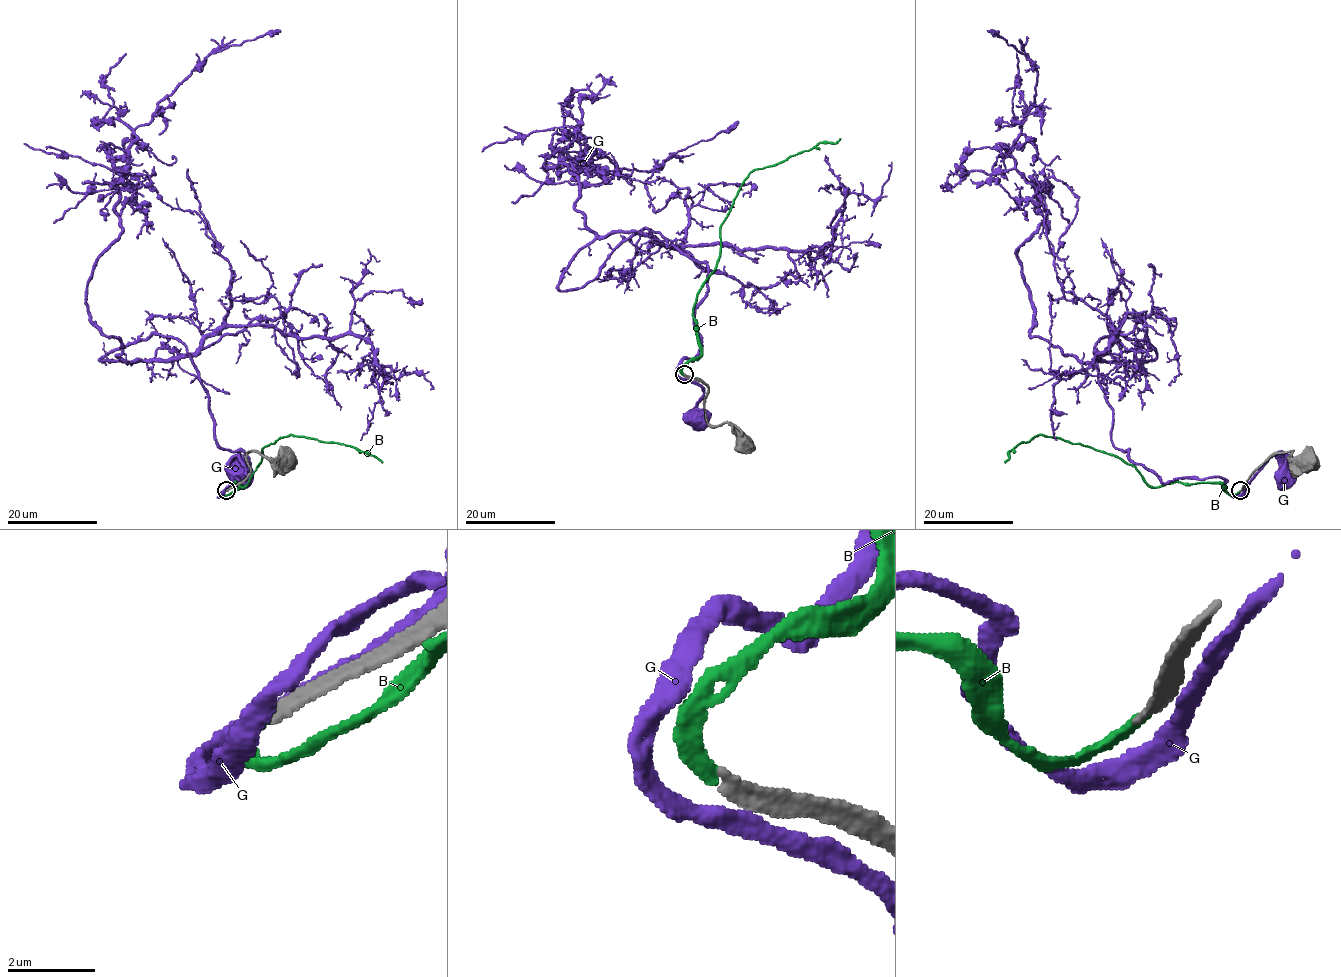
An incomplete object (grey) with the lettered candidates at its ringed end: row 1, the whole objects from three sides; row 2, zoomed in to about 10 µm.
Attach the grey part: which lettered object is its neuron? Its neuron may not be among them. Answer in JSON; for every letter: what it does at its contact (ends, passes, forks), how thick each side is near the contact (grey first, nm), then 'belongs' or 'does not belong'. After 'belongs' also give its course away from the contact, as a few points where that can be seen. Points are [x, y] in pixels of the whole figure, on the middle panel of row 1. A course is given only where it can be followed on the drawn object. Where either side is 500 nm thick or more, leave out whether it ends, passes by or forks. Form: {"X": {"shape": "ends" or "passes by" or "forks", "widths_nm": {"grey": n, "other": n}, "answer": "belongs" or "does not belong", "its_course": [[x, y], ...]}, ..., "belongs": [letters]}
{"B": {"shape": "ends", "widths_nm": {"grey": 280, "other": 320}, "answer": "belongs", "its_course": [[683, 374], [700, 354], [696, 294], [715, 267], [721, 227], [744, 178], [840, 139]]}, "G": {"shape": "passes by", "widths_nm": {"grey": 300, "other": 360}, "answer": "does not belong"}, "belongs": ["B"]}

